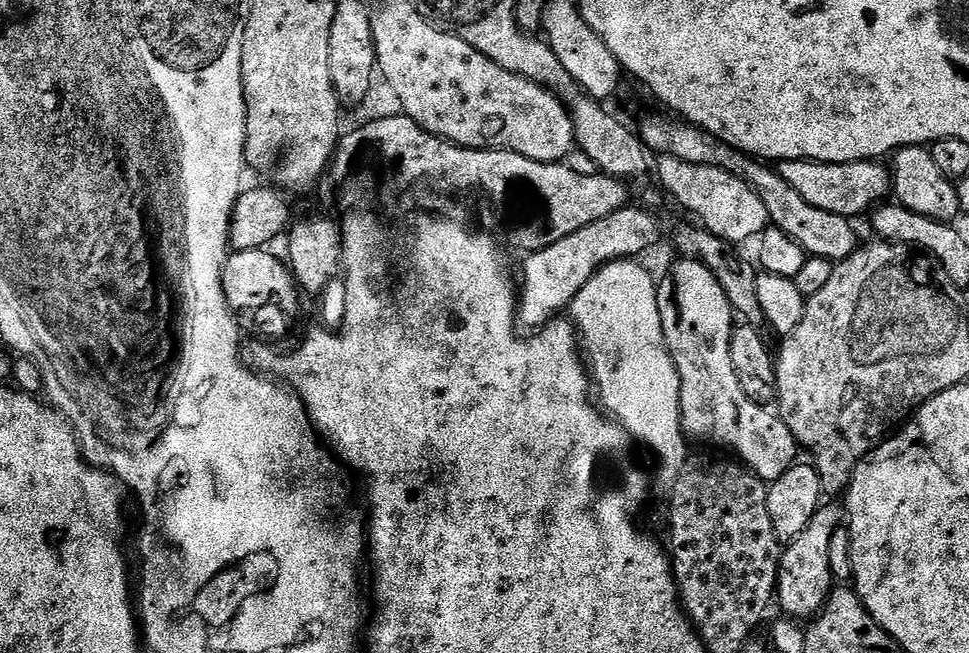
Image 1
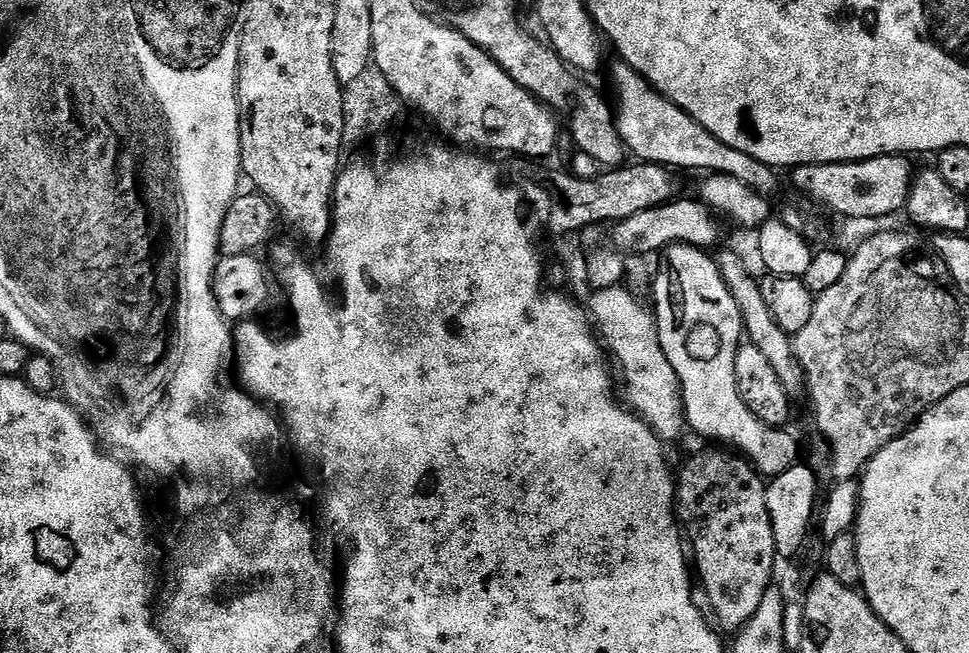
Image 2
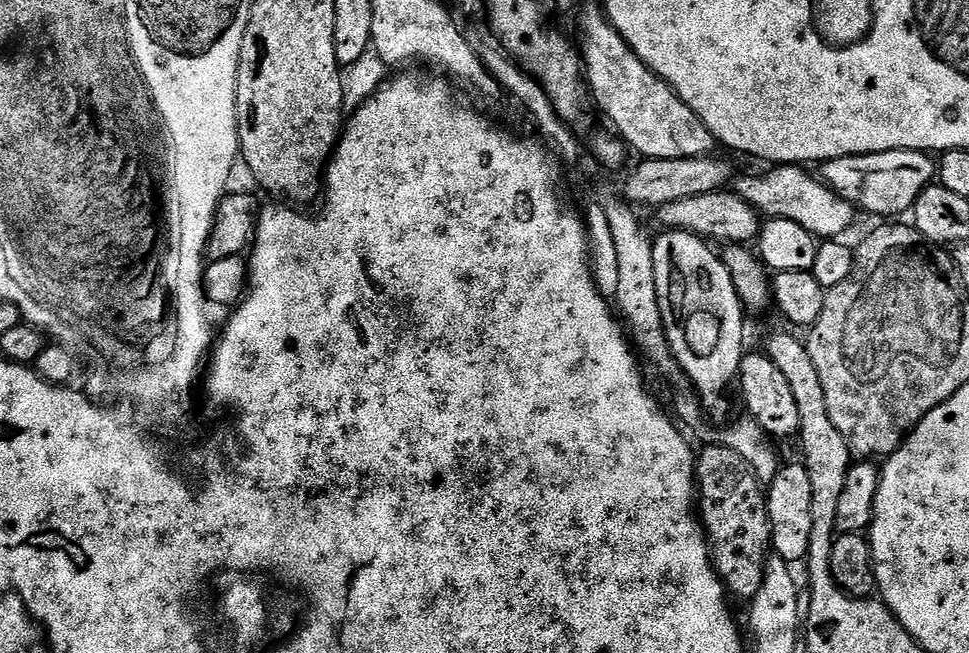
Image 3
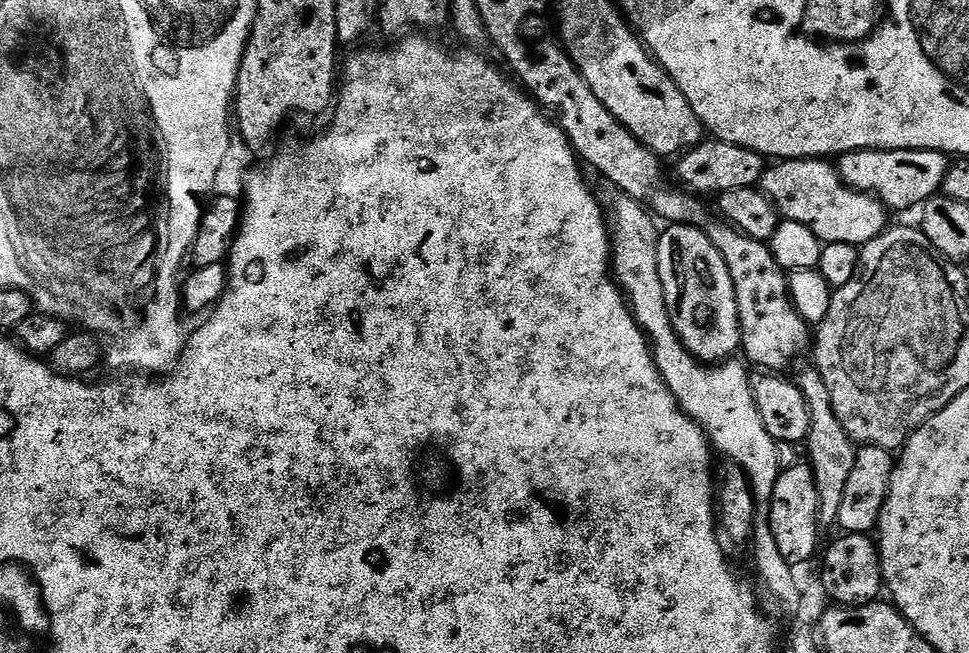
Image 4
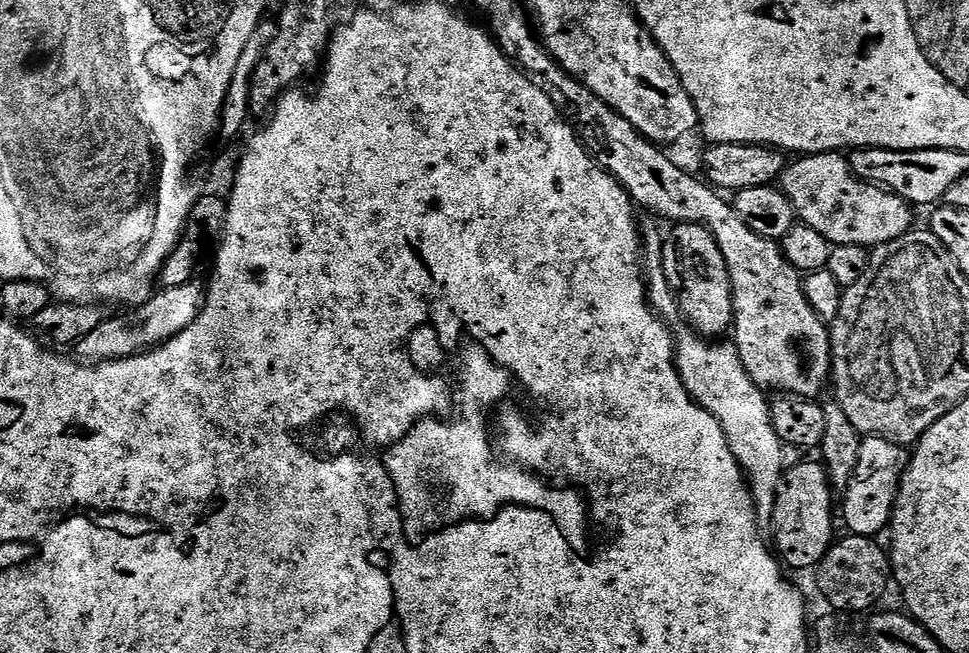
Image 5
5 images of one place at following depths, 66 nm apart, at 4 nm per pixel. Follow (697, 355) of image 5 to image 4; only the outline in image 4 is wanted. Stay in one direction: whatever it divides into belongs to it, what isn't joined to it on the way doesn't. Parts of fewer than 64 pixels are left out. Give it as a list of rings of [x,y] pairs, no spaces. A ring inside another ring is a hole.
[[[607,182],[601,185],[598,195],[610,221],[614,279],[624,293],[628,307],[632,309],[633,318],[648,337],[660,377],[674,394],[680,409],[708,436],[713,449],[719,455],[721,452],[722,455],[729,456],[737,464],[735,467],[747,476],[756,501],[756,520],[753,522],[750,539],[752,544],[756,543],[756,570],[765,590],[782,607],[796,608],[800,604],[800,588],[796,585],[797,569],[788,564],[786,558],[782,558],[778,542],[774,542],[771,526],[774,488],[782,471],[781,449],[777,440],[770,438],[770,433],[762,422],[762,414],[758,414],[749,365],[740,358],[729,358],[719,364],[706,364],[695,360],[690,350],[686,350],[670,322],[664,301],[662,278],[658,274],[661,229],[656,228],[657,221],[645,205],[618,186]]]

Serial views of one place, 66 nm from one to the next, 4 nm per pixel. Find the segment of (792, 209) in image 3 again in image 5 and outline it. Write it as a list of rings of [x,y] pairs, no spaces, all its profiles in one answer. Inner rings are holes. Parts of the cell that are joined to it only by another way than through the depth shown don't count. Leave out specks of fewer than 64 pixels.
[[[814,152],[793,159],[780,173],[778,187],[792,203],[797,221],[818,230],[818,234],[822,234],[822,238],[826,238],[833,246],[845,244],[846,246],[862,246],[871,250],[877,244],[885,244],[894,238],[906,235],[913,227],[913,209],[910,205],[902,197],[886,191],[880,185],[868,184],[858,179],[852,173],[849,157],[840,152]]]

